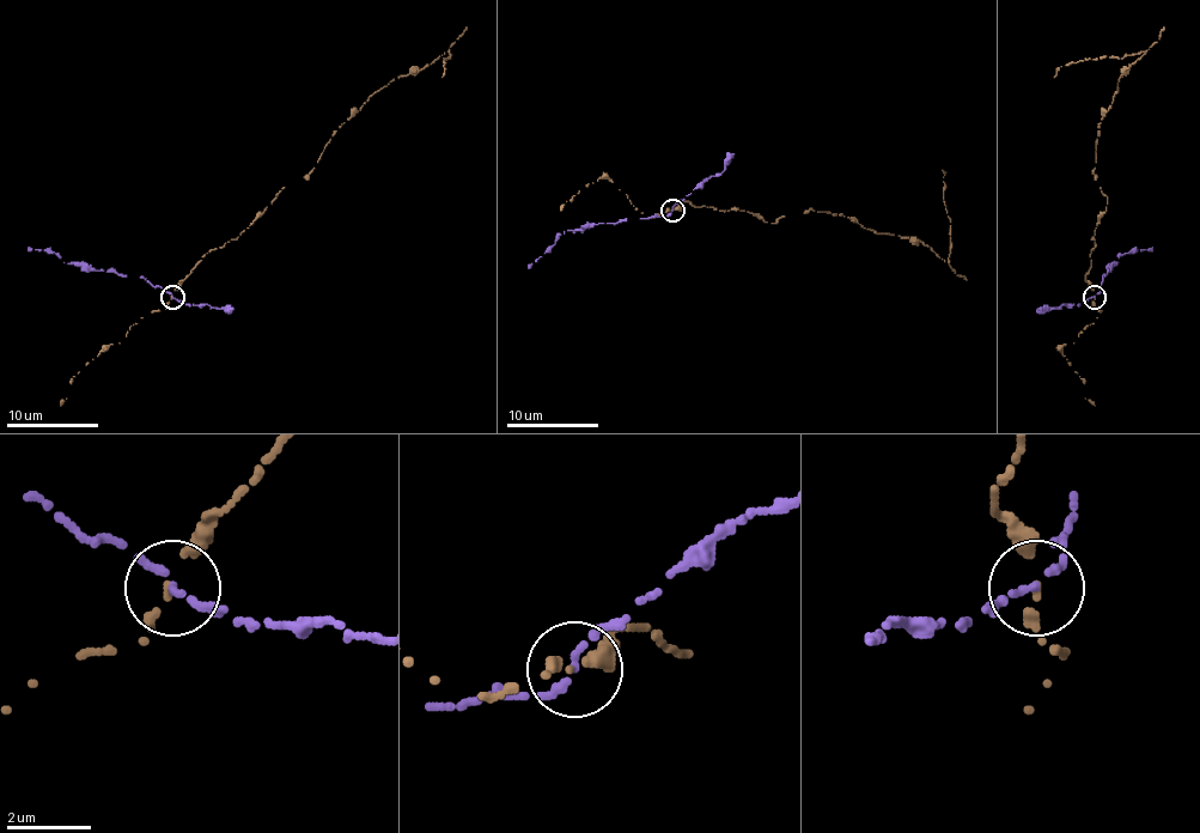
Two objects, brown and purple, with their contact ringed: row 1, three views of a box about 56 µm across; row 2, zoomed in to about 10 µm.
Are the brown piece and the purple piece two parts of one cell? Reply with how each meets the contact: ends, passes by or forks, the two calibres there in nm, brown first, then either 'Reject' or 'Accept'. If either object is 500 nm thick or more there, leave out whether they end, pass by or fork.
At the ring brown ends. At the ring purple passes by. Thickness 240 nm (brown) against 160 nm. Reject

